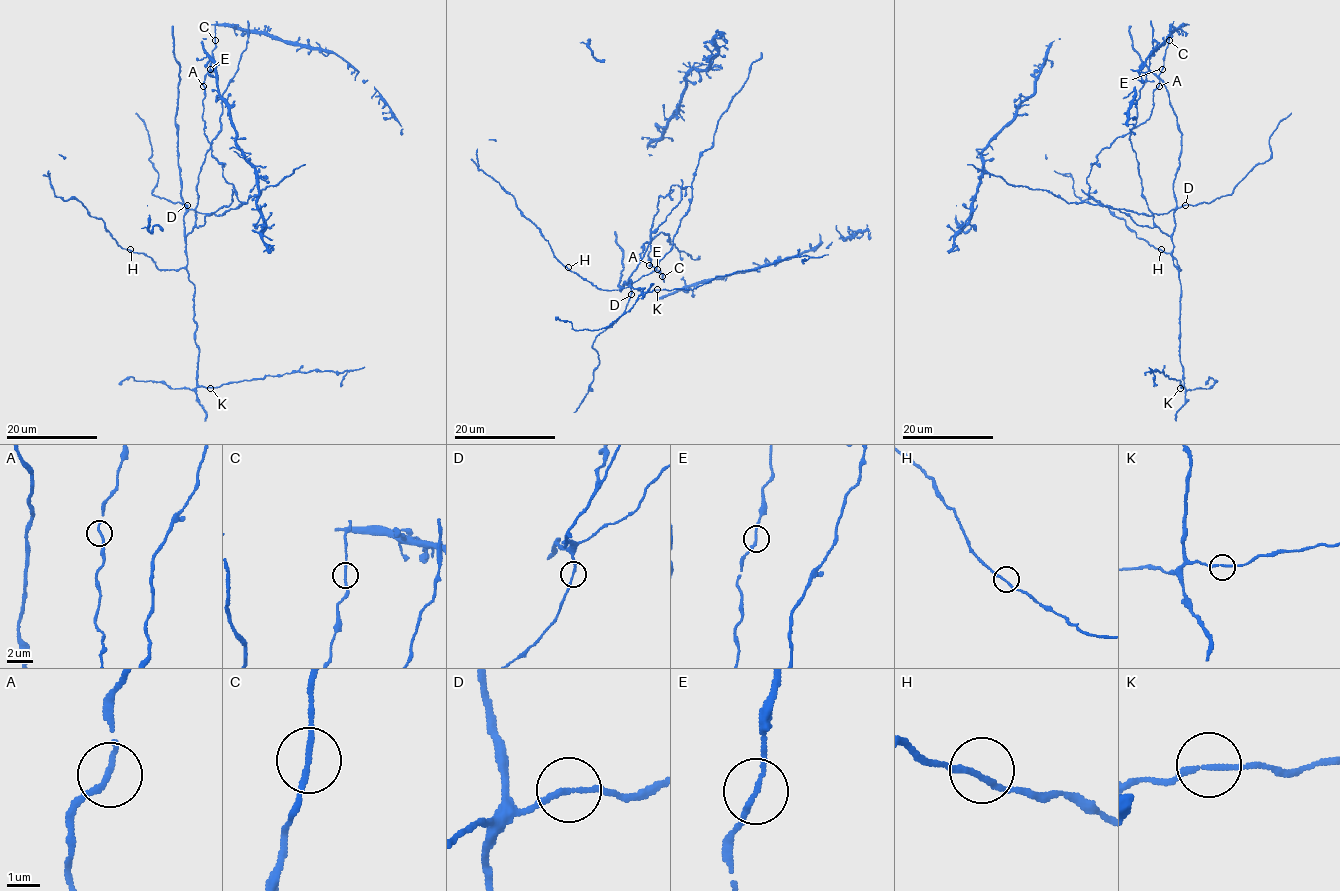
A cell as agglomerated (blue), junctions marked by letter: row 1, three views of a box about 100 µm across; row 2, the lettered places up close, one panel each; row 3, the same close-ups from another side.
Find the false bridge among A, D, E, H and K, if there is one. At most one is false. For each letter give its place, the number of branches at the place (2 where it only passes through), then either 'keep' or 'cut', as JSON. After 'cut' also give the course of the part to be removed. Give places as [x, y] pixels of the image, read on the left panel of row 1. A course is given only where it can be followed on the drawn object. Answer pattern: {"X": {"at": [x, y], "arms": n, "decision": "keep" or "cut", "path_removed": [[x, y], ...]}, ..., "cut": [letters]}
{"A": {"at": [203, 86], "arms": 2, "decision": "keep"}, "D": {"at": [187, 205], "arms": 2, "decision": "keep"}, "E": {"at": [210, 69], "arms": 2, "decision": "keep"}, "H": {"at": [130, 249], "arms": 2, "decision": "keep"}, "K": {"at": [210, 388], "arms": 2, "decision": "keep"}, "cut": []}

